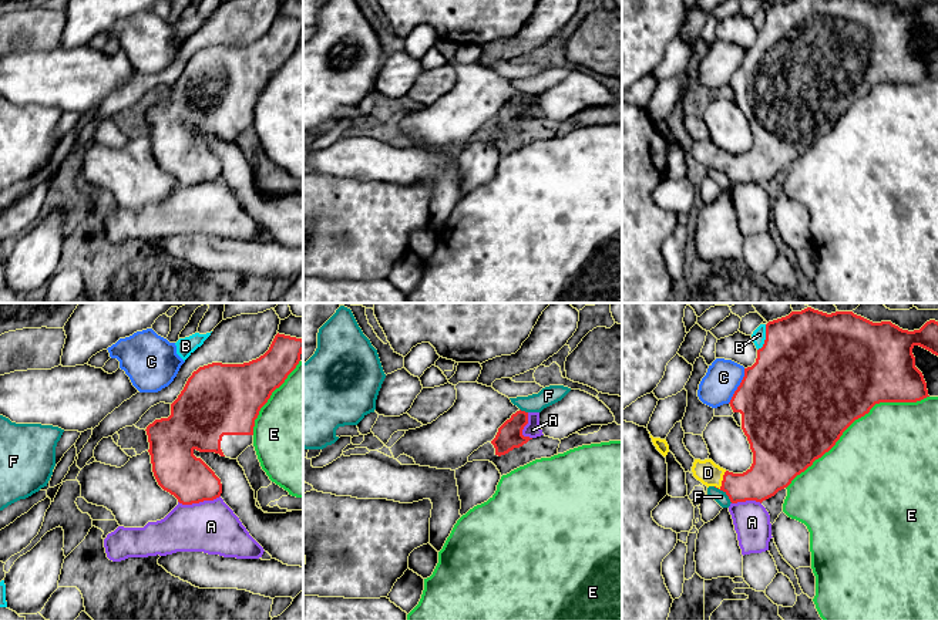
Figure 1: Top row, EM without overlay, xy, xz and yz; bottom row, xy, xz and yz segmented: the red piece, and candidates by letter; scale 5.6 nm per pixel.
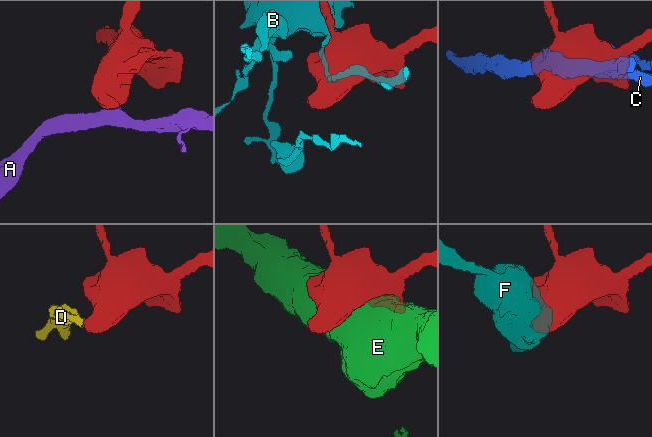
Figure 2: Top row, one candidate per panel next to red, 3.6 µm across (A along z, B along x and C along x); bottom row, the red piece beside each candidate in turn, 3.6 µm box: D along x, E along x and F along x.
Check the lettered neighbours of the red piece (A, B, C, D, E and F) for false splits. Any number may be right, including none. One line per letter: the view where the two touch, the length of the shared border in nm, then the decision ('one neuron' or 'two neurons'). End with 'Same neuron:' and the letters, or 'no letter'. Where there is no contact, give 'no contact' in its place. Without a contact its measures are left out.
A: xy | 240 nm | two neurons
B: yz | 160 nm | two neurons
C: yz | 220 nm | two neurons
D: yz | 120 nm | one neuron
E: yz | 950 nm | two neurons
F: yz | 140 nm | two neurons
Same neuron: D

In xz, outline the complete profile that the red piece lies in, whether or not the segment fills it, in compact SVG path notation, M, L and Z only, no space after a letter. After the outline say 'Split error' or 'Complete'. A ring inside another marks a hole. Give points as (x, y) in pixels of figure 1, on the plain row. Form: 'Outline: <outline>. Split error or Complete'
Outline: M520 91L512 95L511 100L498 109L495 119L491 122L495 129L495 137L505 137L514 129L520 129L532 121L522 117L522 111L527 105L528 94Z. Complete

